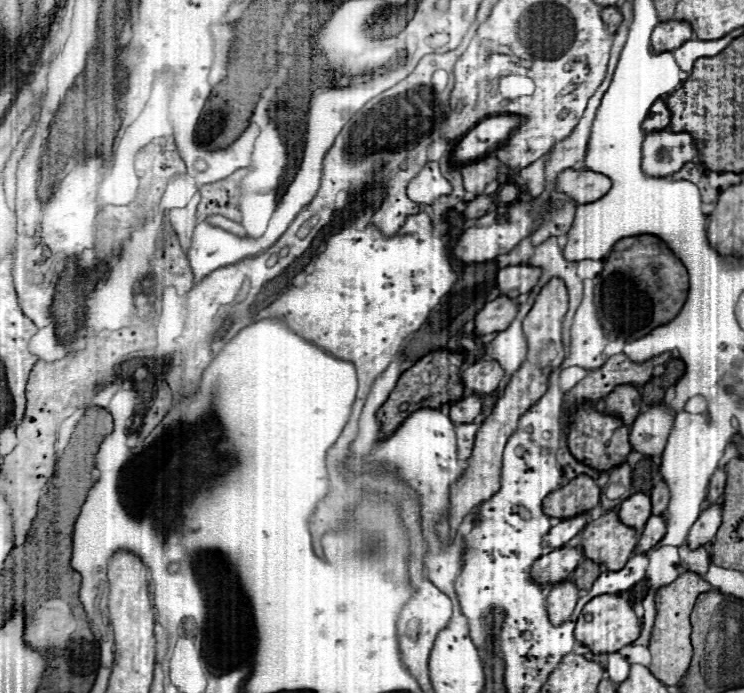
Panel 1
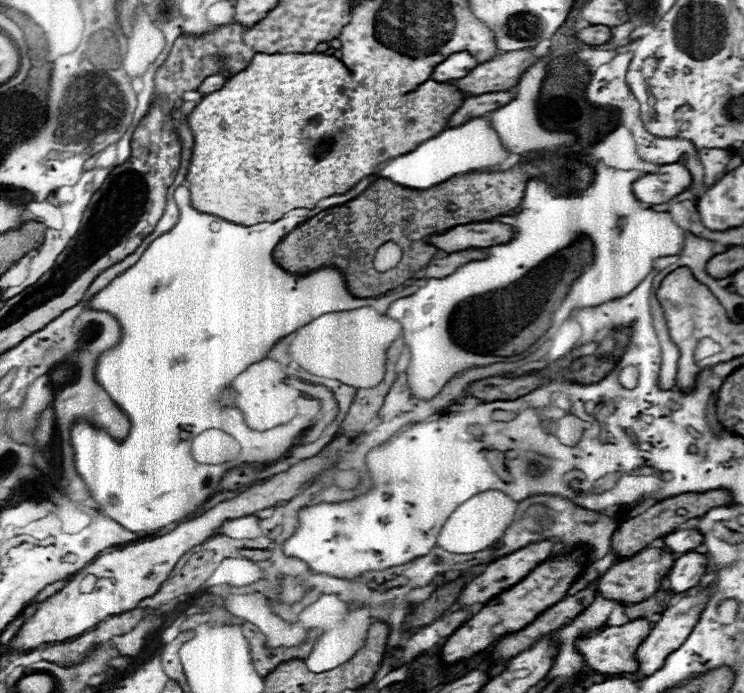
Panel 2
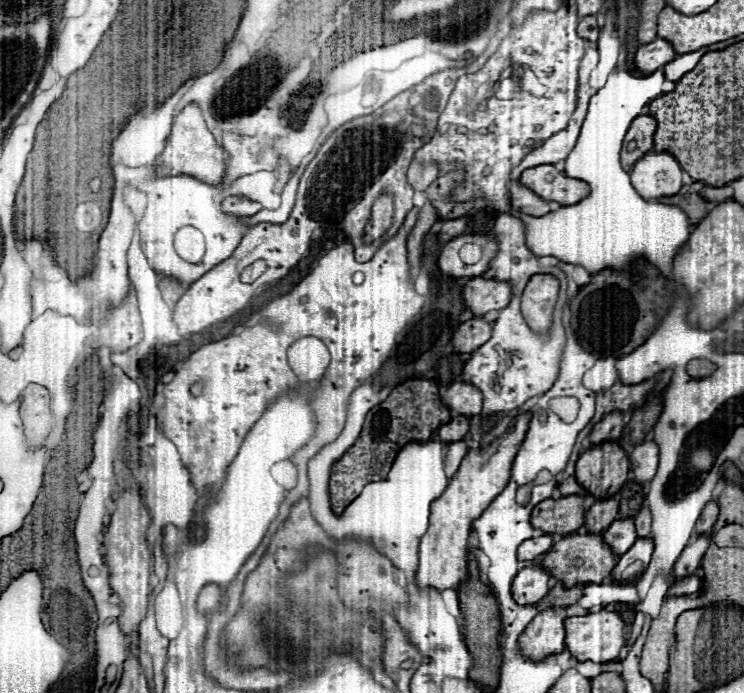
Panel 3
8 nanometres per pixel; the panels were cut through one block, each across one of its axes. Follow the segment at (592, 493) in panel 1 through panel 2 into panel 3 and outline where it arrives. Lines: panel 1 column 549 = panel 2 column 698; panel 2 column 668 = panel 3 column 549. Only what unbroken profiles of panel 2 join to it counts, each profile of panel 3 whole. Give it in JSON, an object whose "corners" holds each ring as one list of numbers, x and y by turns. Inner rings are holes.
{"corners":[[564,496,560,500,548,498,538,504,532,512,532,526,544,530,546,534,572,534,584,524,582,496]]}

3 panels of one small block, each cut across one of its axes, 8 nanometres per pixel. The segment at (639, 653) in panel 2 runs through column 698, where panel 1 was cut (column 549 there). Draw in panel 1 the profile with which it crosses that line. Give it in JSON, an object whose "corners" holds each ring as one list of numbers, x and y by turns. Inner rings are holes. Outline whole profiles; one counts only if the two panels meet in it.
{"corners":[[562,580,554,584,548,594,548,602,546,602,550,622,552,624,566,622,576,606,576,600,578,600,578,588,572,580]]}

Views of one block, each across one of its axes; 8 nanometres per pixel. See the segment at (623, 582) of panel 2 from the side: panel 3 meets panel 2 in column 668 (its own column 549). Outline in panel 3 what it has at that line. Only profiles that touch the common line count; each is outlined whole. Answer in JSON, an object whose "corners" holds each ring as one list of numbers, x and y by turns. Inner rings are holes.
{"corners":[[568,534,560,542,552,546,550,552,544,554,544,560,540,562,556,580,564,582,566,588,572,588,576,584,600,584,604,578,608,578,614,570,614,564,618,562,618,554,612,552,612,548,604,542,602,534]]}

